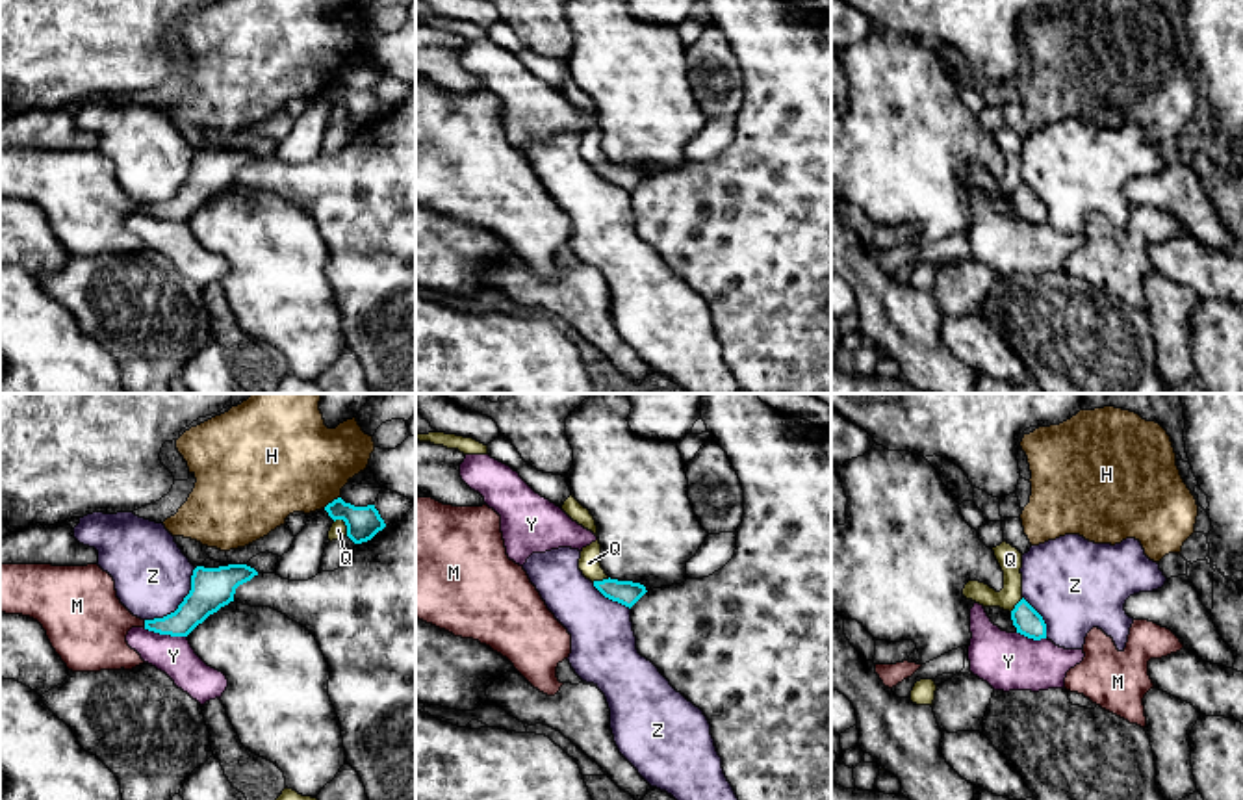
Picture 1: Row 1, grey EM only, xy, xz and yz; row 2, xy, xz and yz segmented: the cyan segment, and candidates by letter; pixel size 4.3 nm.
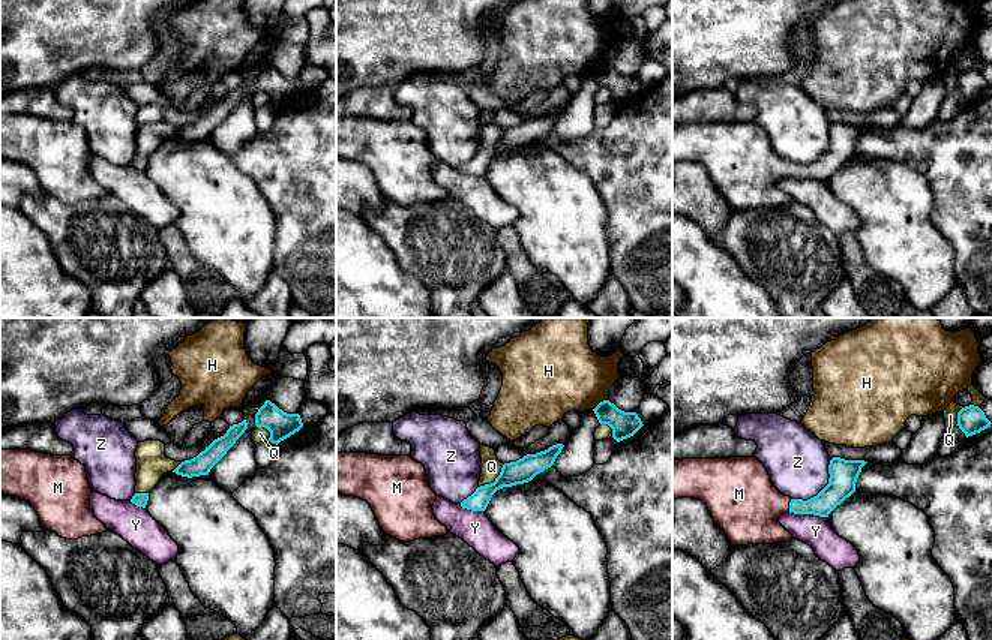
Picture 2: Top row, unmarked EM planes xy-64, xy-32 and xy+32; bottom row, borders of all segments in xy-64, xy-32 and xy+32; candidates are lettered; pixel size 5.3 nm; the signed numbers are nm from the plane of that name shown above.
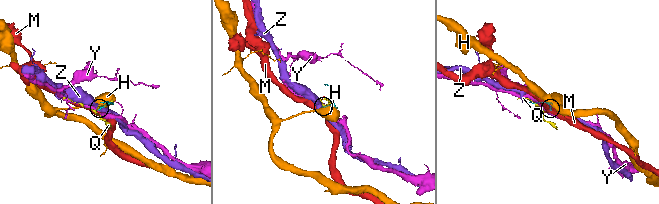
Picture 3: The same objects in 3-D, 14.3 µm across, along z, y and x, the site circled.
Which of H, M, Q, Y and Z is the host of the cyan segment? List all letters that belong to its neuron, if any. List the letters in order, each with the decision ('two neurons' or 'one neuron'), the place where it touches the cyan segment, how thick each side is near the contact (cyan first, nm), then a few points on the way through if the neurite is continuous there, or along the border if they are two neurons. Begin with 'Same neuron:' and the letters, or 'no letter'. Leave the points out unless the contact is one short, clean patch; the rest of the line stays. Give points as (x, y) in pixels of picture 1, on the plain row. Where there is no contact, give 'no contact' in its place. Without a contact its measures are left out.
Same neuron: M
H: two neurons; contact xy (333, 86); calibres 140 and 420 nm; border xy (340, 80), (323, 91)
M: one neuron; contact xy (145, 208); calibres 140 and 340 nm; way xy (199, 188), (179, 208), (145, 208), (88, 208)
Q: two neurons; contact xy (345, 108); calibres 140 and 70 nm
Y: two neurons; contact xy (166, 218); calibres 160 and 160 nm; border xy (143, 212), (154, 218), (186, 221)
Z: two neurons; contact xy (180, 188); calibres 180 and 320 nm; border xy (195, 153), (184, 184), (173, 195), (145, 205)

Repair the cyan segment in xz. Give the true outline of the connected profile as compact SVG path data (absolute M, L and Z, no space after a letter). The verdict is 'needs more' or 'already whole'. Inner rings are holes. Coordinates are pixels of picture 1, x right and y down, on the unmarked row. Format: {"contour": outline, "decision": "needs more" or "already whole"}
{"contour": "M603 163L594 165L594 171L609 184L618 186L625 191L633 191L647 174L640 167Z", "decision": "already whole"}

